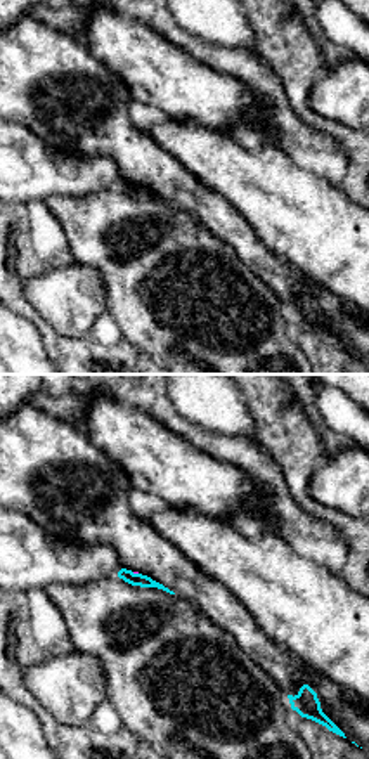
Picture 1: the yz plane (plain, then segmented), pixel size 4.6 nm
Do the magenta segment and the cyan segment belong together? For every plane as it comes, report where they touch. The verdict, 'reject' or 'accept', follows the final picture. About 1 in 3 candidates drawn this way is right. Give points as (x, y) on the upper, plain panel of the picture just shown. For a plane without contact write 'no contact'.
(135, 184)

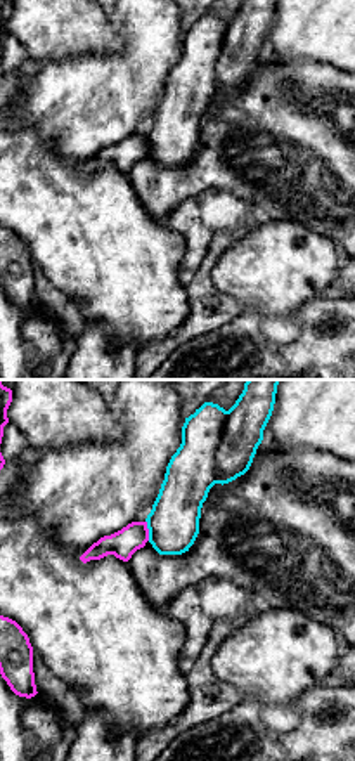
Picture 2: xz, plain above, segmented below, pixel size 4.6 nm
(148, 143)

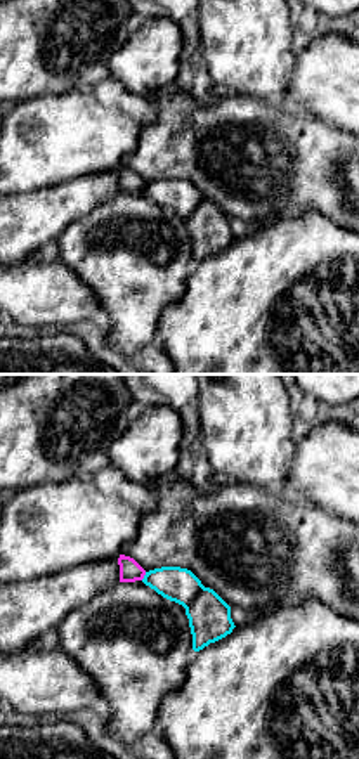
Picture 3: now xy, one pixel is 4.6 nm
(144, 186)

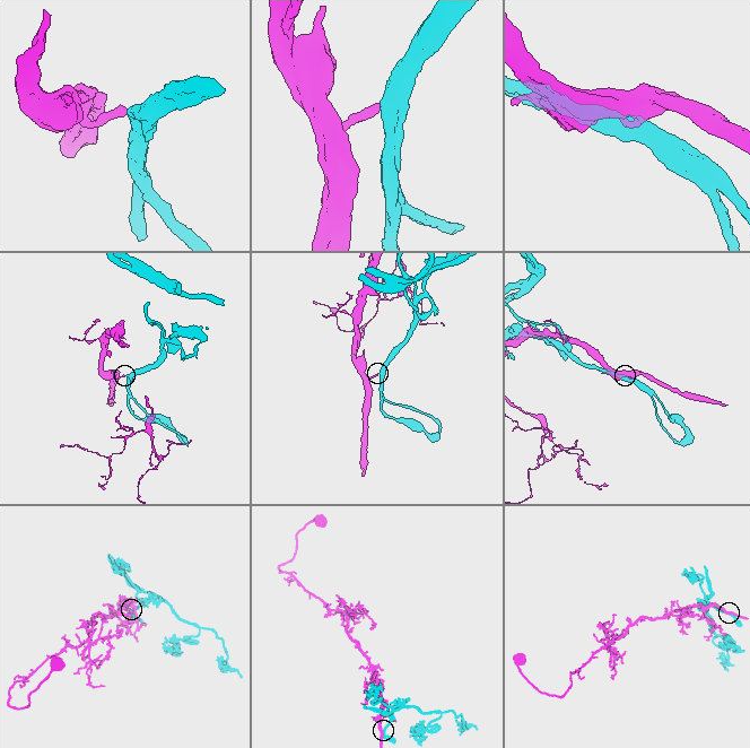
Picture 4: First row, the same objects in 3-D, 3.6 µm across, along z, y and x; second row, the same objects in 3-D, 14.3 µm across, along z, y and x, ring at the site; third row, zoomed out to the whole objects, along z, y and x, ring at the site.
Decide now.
reject

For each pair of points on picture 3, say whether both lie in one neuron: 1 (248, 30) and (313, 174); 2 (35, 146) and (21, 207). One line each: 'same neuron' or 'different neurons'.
1: different neurons
2: different neurons

